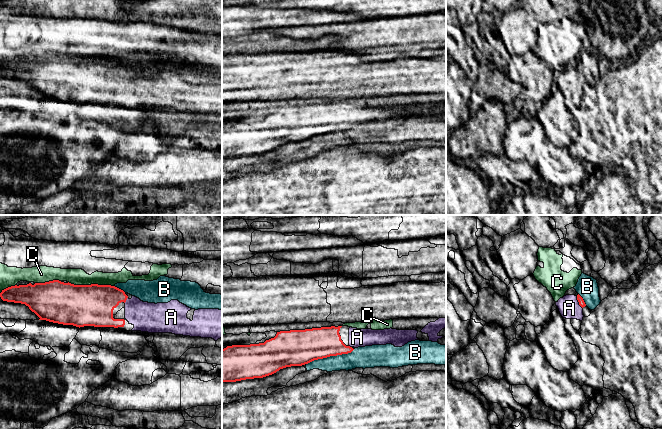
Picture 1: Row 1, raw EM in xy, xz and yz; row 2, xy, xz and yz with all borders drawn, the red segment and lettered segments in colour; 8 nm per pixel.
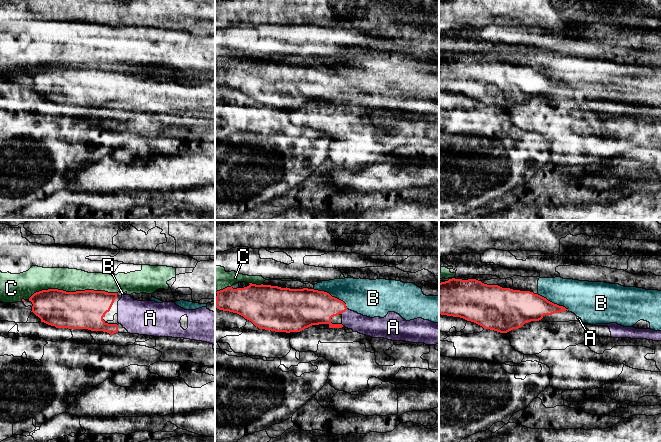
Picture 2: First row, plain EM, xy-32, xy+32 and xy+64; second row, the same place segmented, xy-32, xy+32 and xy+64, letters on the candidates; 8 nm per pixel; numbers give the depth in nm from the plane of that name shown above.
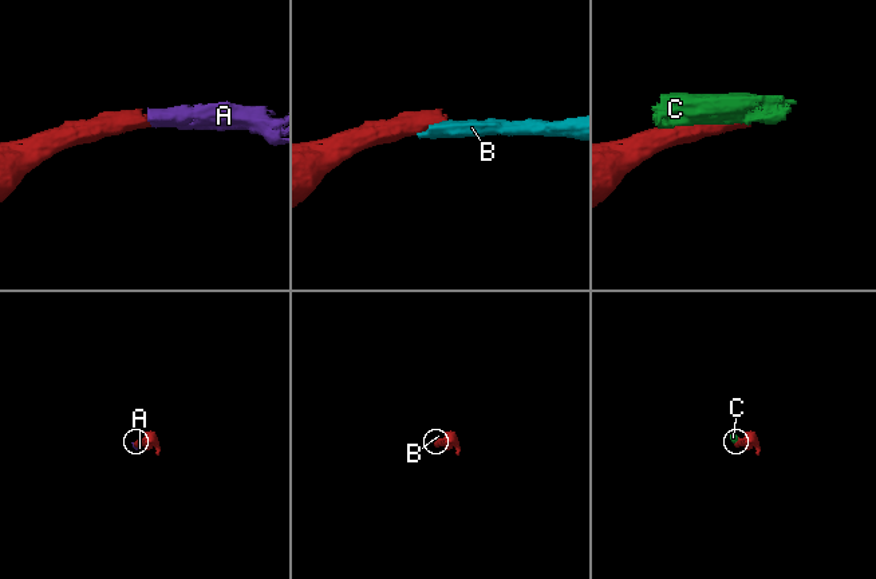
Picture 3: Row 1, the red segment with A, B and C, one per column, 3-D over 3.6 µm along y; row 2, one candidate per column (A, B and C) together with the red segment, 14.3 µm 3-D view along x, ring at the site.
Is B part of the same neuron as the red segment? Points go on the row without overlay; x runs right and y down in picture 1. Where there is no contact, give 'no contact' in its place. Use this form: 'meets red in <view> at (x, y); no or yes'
meets red in xz at (330, 131); no

